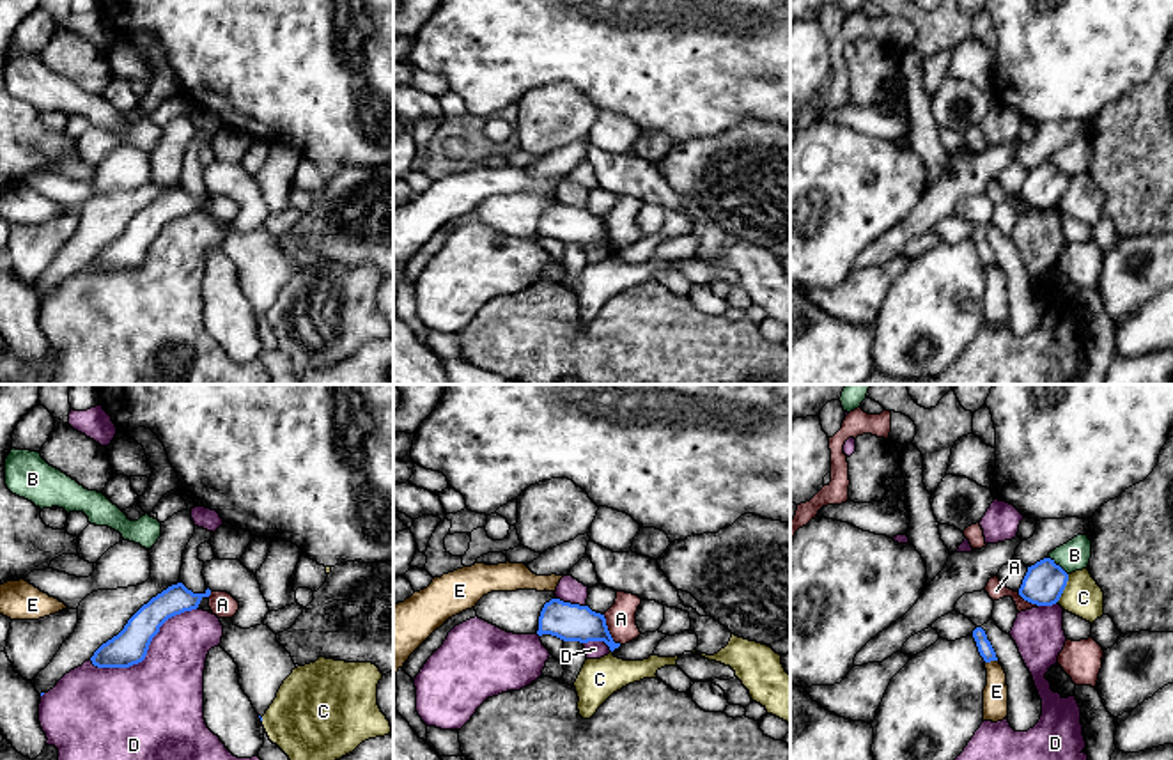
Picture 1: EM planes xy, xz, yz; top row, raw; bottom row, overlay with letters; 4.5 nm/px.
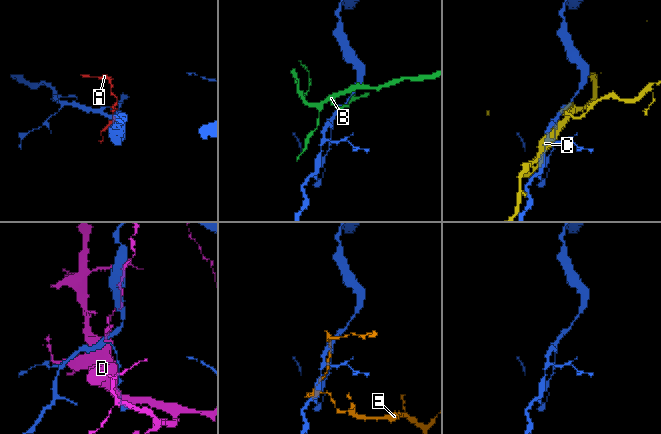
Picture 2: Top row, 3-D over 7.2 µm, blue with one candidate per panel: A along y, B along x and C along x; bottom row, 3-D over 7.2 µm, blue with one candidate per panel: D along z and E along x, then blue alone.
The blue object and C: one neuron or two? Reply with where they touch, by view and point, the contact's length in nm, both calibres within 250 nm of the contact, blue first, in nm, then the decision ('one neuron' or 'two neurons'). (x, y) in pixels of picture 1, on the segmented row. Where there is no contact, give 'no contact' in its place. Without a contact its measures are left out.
meets blue in yz at (1064, 589); contact 140 nm long; 190 nm thick on the blue side, 180 nm on the other; two neurons

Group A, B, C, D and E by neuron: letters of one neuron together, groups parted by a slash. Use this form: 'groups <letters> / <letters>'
groups A / B / C / D / E

